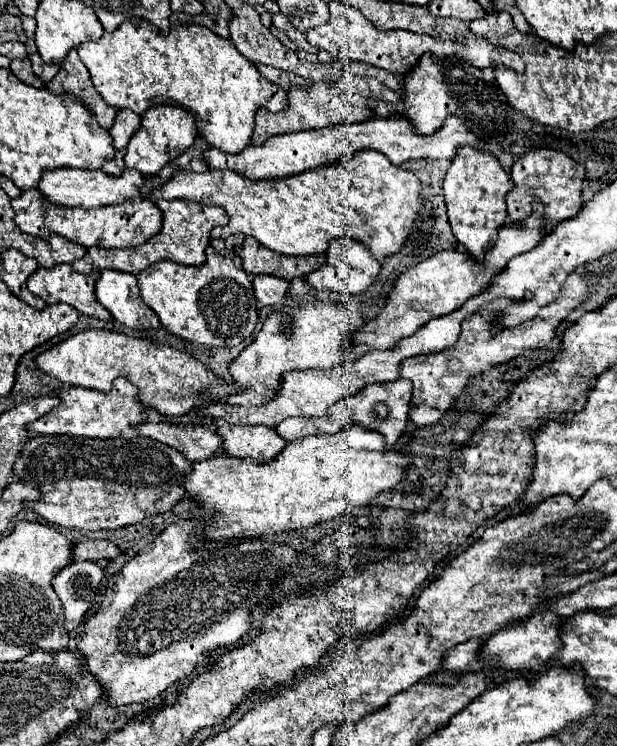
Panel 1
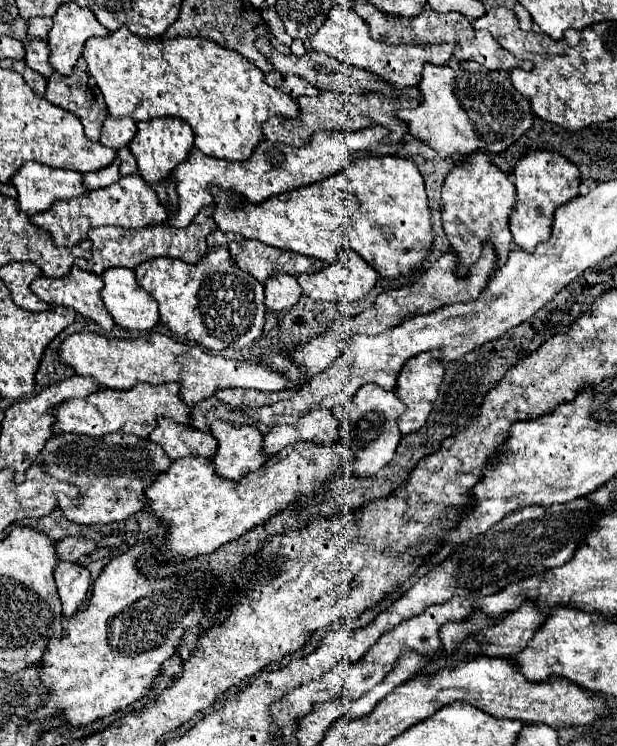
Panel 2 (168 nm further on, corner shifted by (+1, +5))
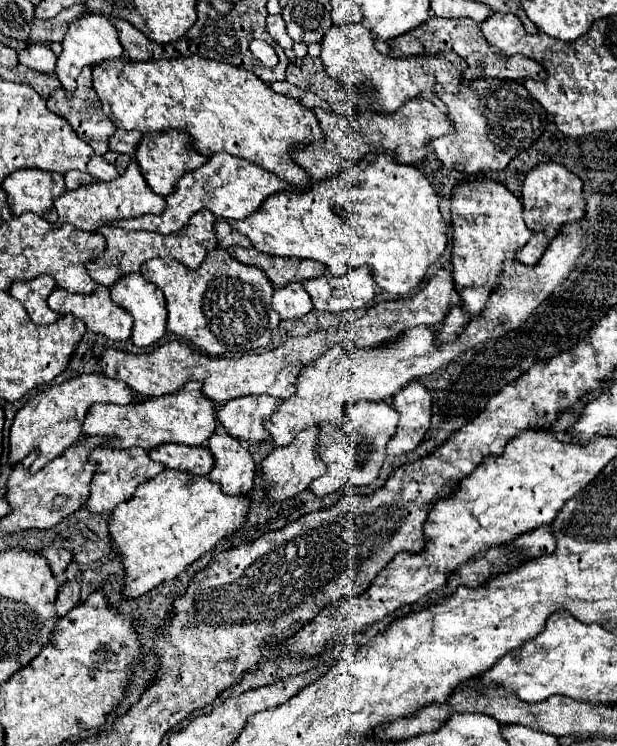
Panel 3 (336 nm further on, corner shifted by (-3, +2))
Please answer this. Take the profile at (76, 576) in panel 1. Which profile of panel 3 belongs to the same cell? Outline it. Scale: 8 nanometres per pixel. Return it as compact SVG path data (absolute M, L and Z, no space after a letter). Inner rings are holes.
M66 580L60 586L58 598L56 598L56 612L60 616L66 616L80 602L80 590L82 590L82 582L80 580Z

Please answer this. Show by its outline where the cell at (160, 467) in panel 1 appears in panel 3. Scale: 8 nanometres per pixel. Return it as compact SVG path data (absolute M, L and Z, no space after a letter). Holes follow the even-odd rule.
M132 446L128 450L116 450L116 448L96 448L92 450L90 462L94 462L98 466L98 470L94 472L92 478L92 486L90 486L90 498L88 498L88 512L90 514L112 514L112 510L122 504L128 502L136 488L142 482L148 482L152 476L156 476L158 472L162 472L166 466L150 460L148 452Z

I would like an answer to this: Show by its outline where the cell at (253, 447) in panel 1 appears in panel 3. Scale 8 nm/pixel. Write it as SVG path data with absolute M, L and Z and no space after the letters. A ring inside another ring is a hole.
M212 434L208 448L214 454L214 468L208 474L226 494L246 494L254 486L256 464L248 444L230 434Z

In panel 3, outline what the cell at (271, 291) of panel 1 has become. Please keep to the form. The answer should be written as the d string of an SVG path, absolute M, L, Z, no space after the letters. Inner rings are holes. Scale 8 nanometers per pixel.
M292 282L274 290L272 308L280 314L282 320L300 318L312 310L312 300L300 282Z

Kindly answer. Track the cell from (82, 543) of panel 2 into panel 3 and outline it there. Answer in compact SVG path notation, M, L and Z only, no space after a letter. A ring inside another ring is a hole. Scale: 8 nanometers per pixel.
M50 546L50 548L44 548L44 550L42 550L42 554L48 558L54 578L56 578L58 582L62 582L62 578L64 578L64 572L66 572L68 564L72 562L74 554L72 554L70 550L64 550L64 548L54 548L54 546Z

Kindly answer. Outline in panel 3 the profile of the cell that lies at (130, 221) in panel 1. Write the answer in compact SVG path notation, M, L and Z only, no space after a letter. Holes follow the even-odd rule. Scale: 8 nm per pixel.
M132 160L130 166L122 176L118 176L112 182L96 182L90 186L80 186L78 190L66 192L56 200L56 212L58 212L58 222L60 224L72 224L78 230L94 232L104 226L112 226L112 222L118 220L128 220L128 218L138 218L144 214L162 214L166 208L166 200L150 190L146 186L146 180L142 178L138 164Z

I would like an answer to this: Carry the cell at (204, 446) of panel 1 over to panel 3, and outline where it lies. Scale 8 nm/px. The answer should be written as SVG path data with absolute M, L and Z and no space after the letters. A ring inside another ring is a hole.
M164 444L150 452L154 462L162 462L166 468L184 470L190 474L206 476L214 468L212 452L206 446L184 446L184 444Z

